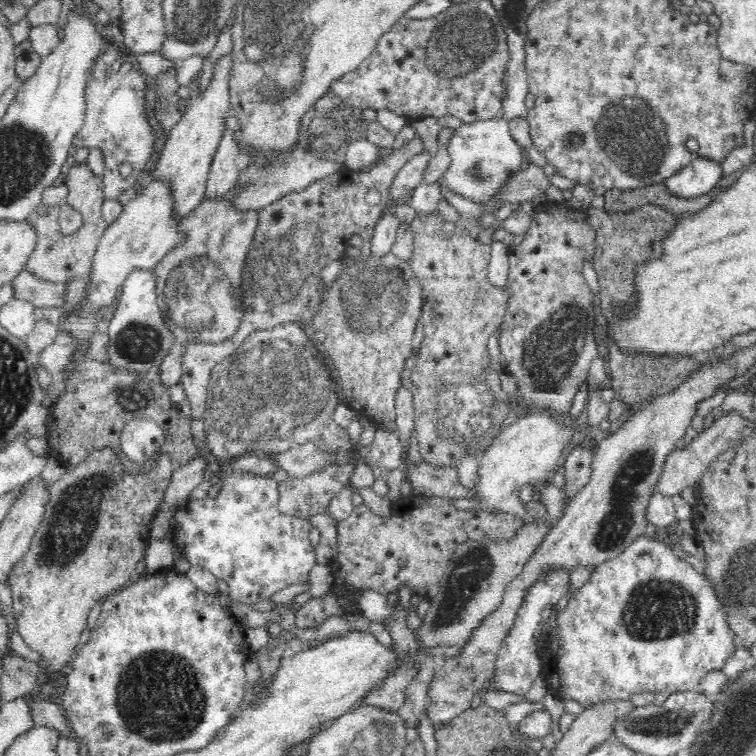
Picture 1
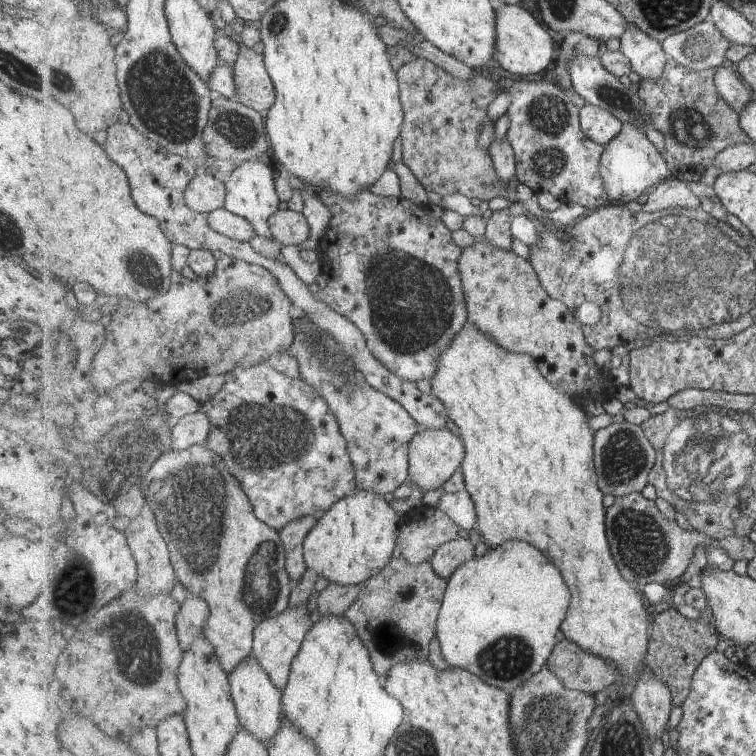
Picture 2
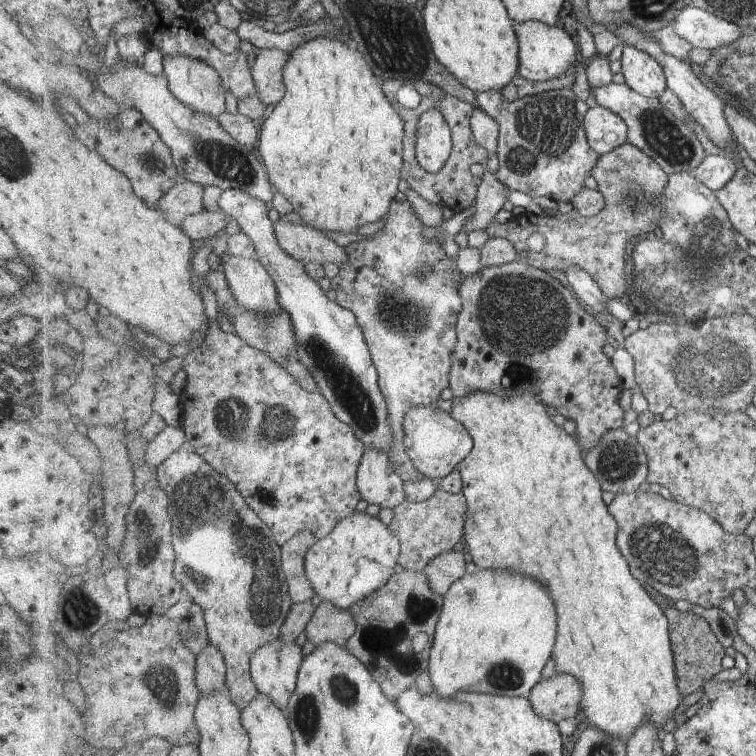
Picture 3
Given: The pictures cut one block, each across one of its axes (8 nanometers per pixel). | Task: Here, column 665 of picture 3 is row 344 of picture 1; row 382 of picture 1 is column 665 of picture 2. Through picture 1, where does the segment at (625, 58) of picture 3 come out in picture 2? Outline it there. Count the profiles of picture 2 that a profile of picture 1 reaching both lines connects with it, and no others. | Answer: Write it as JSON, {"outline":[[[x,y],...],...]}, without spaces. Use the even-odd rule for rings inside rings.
{"outline":[[[629,24],[621,38],[621,49],[631,61],[632,70],[643,79],[657,80],[664,74],[669,56],[663,42],[637,25]]]}

